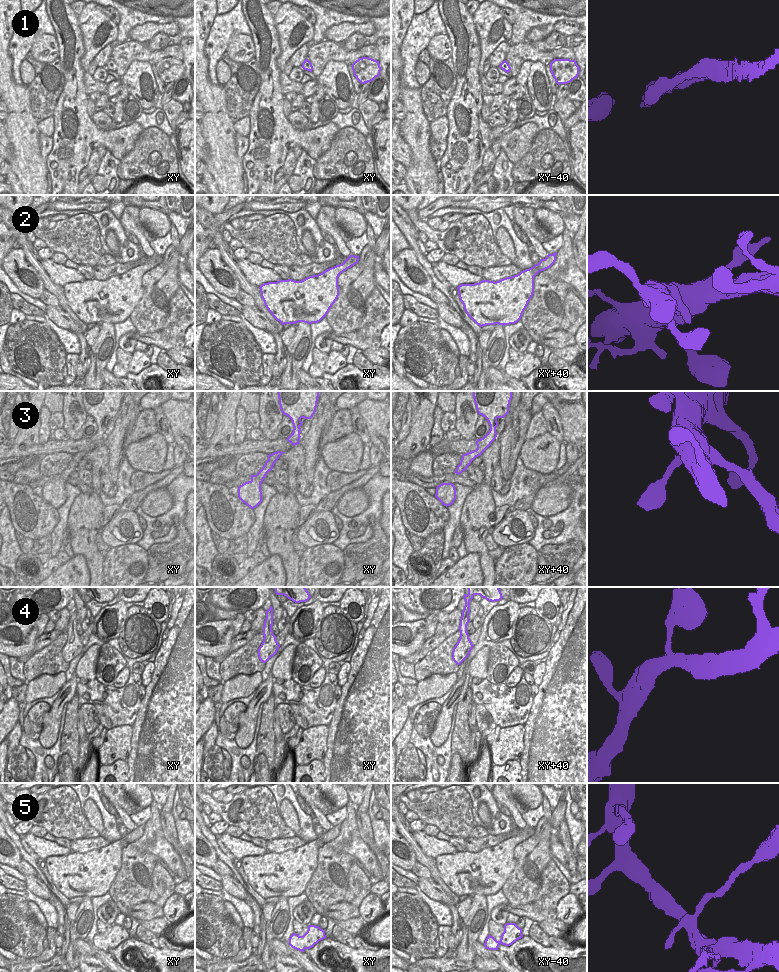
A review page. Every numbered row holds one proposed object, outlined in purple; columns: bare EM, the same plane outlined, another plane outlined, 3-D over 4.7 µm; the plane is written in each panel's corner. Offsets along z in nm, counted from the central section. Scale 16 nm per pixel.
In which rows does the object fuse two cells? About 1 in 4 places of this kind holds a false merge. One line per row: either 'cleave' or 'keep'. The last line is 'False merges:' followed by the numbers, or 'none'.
1: keep
2: keep
3: keep
4: keep
5: keep
False merges: none

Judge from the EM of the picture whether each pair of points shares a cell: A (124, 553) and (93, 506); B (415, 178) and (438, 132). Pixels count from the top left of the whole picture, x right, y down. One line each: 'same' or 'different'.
A: different
B: different

